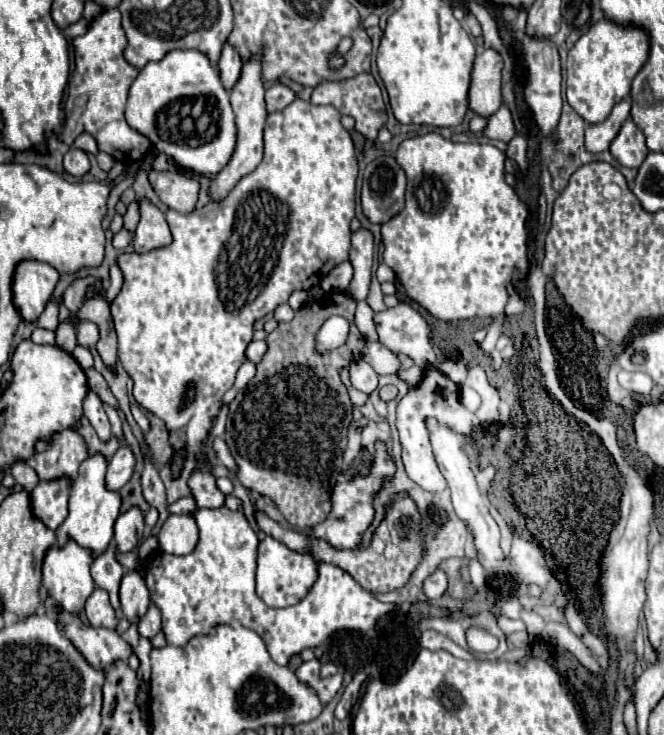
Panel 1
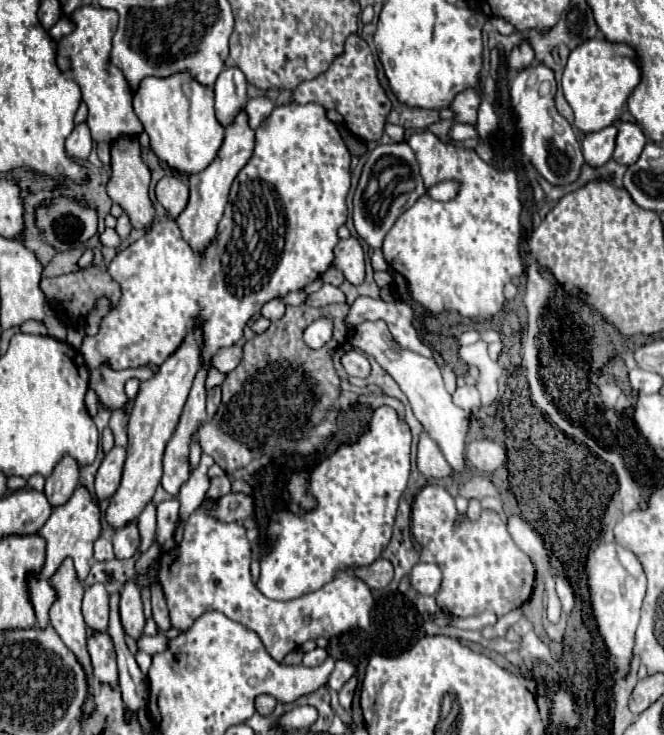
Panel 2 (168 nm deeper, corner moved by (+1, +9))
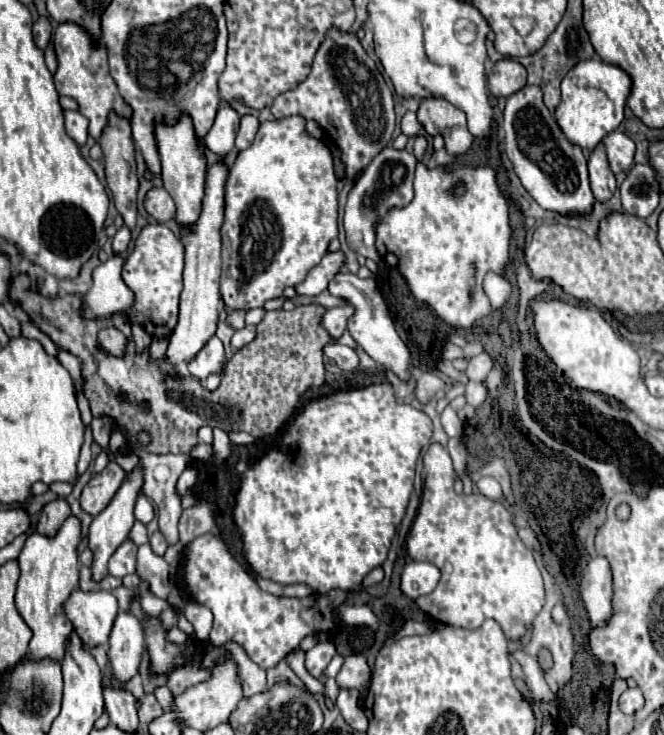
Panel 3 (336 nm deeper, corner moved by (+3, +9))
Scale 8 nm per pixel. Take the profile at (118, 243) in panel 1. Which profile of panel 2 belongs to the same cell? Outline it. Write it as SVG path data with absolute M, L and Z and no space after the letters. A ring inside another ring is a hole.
M105 229L105 231L99 235L99 241L101 241L101 245L105 245L105 247L119 247L119 243L121 243L121 239L119 239L119 235L117 235L115 229Z

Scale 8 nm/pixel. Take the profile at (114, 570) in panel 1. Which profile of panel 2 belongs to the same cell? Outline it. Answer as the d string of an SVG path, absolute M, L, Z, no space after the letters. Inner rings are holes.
M111 591L109 597L109 635L115 643L115 651L117 651L117 663L119 663L119 691L123 695L123 701L127 705L127 709L131 713L139 711L141 707L147 705L147 689L149 689L149 681L147 675L139 669L139 665L135 663L131 651L127 649L125 643L125 631L119 619L119 591Z

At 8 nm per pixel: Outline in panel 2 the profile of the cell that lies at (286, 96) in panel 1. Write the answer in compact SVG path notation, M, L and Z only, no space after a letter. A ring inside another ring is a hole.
M259 95L259 97L253 97L249 103L247 103L247 115L249 115L249 125L253 129L257 129L261 125L263 119L267 119L271 115L275 107L275 101L269 99L267 95Z

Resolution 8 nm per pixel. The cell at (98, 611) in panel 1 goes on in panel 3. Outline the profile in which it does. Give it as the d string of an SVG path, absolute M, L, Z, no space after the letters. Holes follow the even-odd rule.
M73 591L63 611L85 647L105 645L119 613L117 599L109 591Z

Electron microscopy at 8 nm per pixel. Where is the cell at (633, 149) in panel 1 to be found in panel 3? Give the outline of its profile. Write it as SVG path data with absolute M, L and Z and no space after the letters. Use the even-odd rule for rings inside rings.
M613 131L609 133L609 137L605 137L605 141L601 141L607 153L607 161L613 173L619 171L627 171L633 163L633 155L635 155L635 143L621 131Z

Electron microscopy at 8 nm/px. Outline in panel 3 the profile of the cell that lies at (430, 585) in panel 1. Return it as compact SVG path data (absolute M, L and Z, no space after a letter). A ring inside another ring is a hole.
M411 561L403 567L401 591L411 599L417 599L421 595L429 595L437 587L439 577L441 577L441 573L433 563Z

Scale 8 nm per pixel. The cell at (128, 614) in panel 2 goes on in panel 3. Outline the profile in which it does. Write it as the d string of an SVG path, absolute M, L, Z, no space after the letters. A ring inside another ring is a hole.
M121 611L115 619L107 651L113 677L119 683L127 683L133 675L137 675L143 651L145 643L141 621L137 621L137 617L133 617L129 611Z

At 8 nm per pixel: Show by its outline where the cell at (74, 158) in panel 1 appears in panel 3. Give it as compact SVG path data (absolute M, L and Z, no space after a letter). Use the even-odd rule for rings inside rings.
M63 111L63 117L65 117L65 131L67 131L67 135L77 145L85 145L89 121L85 117L81 117L81 113L77 113L77 111Z

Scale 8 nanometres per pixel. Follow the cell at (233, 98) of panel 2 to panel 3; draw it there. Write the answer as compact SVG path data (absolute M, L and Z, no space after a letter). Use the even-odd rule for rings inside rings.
M223 103L217 111L213 127L205 135L205 147L219 157L229 155L235 149L233 143L237 129L239 129L239 115L227 103Z

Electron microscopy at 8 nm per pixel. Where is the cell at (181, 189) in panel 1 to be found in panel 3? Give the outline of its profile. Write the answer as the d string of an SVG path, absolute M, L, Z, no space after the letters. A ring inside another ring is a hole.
M155 187L145 195L145 211L159 223L167 223L175 217L175 201L163 187Z

